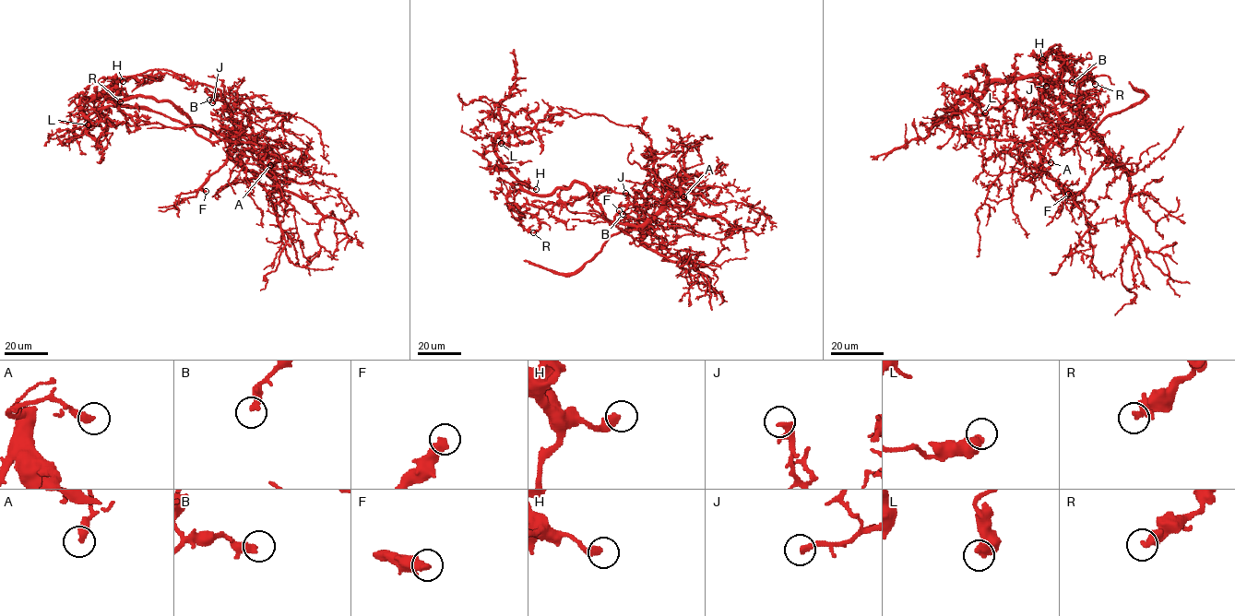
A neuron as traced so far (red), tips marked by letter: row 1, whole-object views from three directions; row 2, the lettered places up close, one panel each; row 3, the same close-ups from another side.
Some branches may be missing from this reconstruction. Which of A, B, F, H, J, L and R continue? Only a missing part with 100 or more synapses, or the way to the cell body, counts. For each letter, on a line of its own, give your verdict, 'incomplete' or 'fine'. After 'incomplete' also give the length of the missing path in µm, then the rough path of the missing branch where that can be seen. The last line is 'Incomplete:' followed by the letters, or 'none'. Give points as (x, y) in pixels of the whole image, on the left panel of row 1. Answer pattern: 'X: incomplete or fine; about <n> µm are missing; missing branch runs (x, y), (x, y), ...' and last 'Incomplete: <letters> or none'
A: fine
B: fine
F: incomplete; about 50 µm are missing; missing branch runs (206, 191), (212, 198), (228, 199), (243, 215), (244, 221), (231, 240), (234, 245)
H: fine
J: fine
L: fine
R: fine
Incomplete: F

